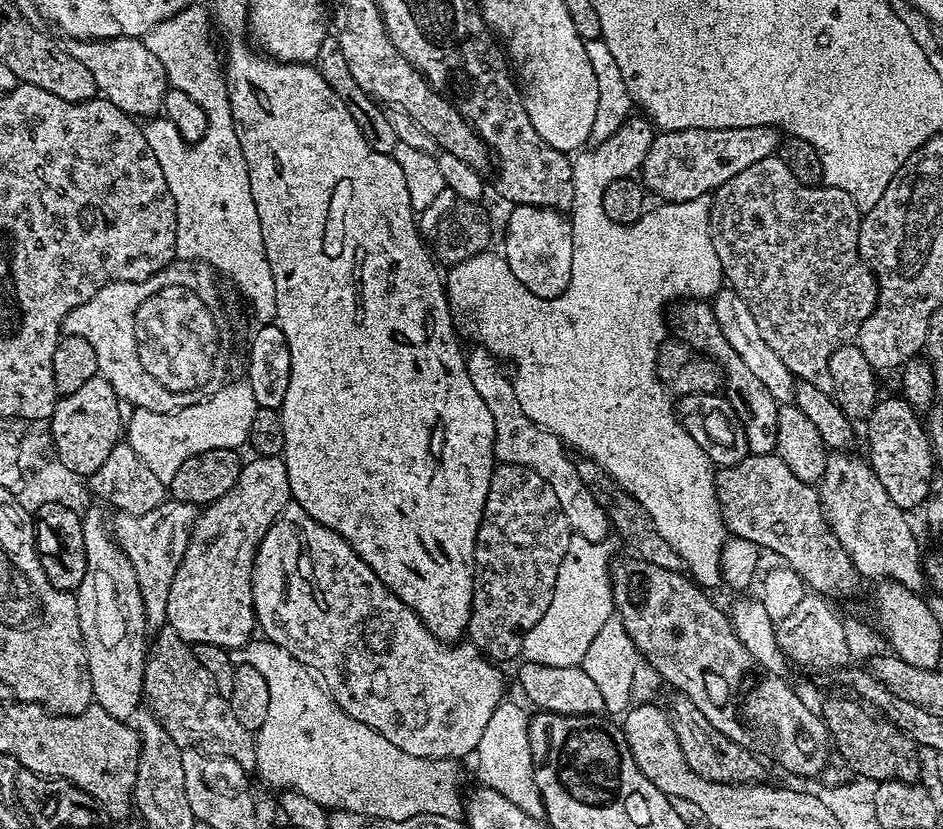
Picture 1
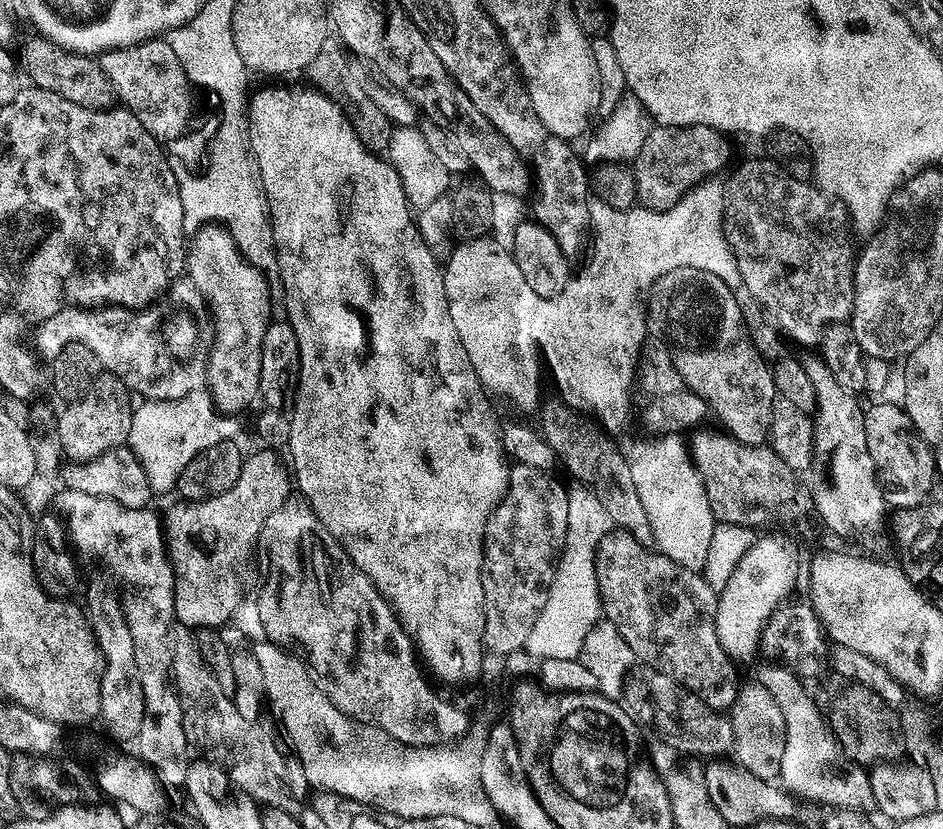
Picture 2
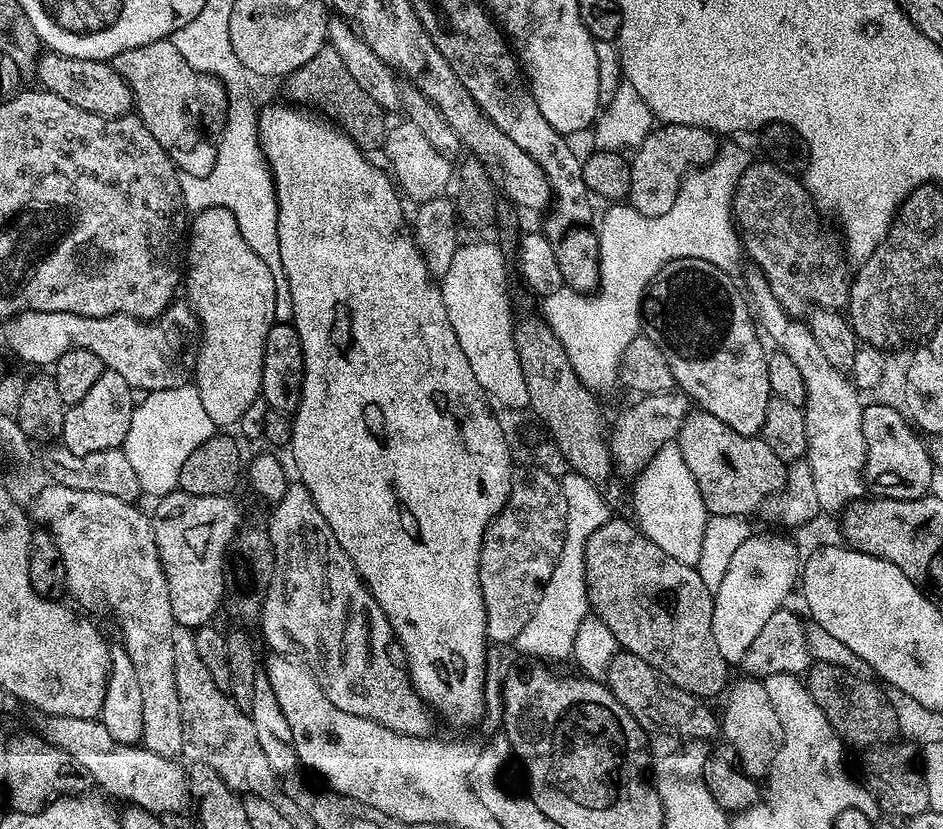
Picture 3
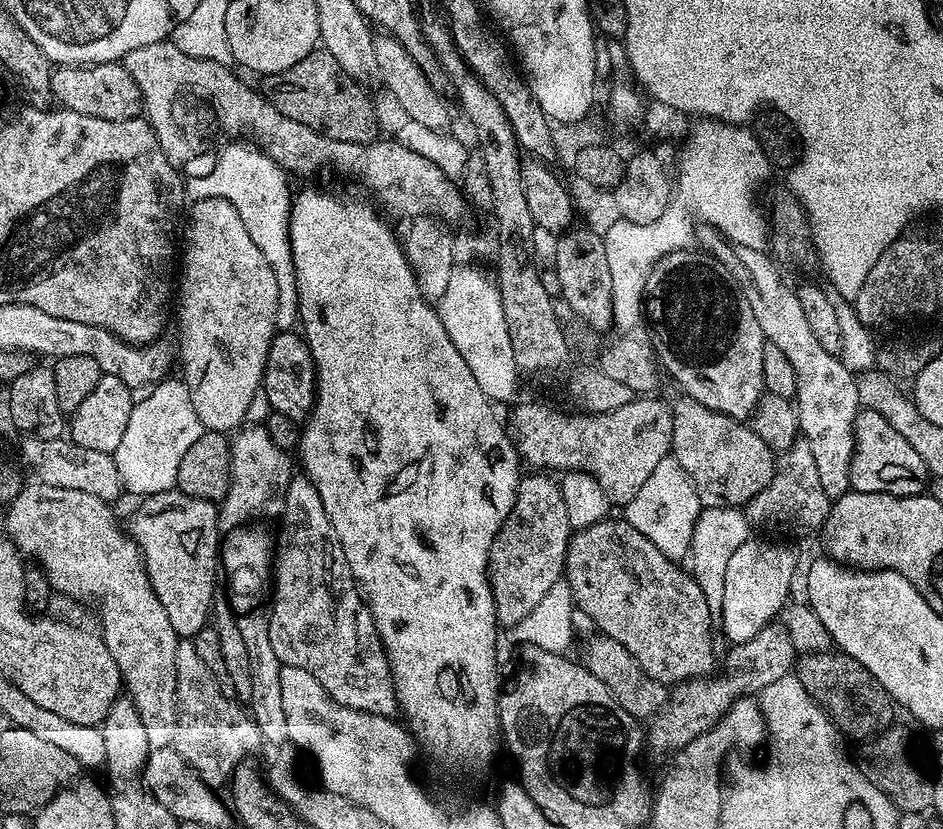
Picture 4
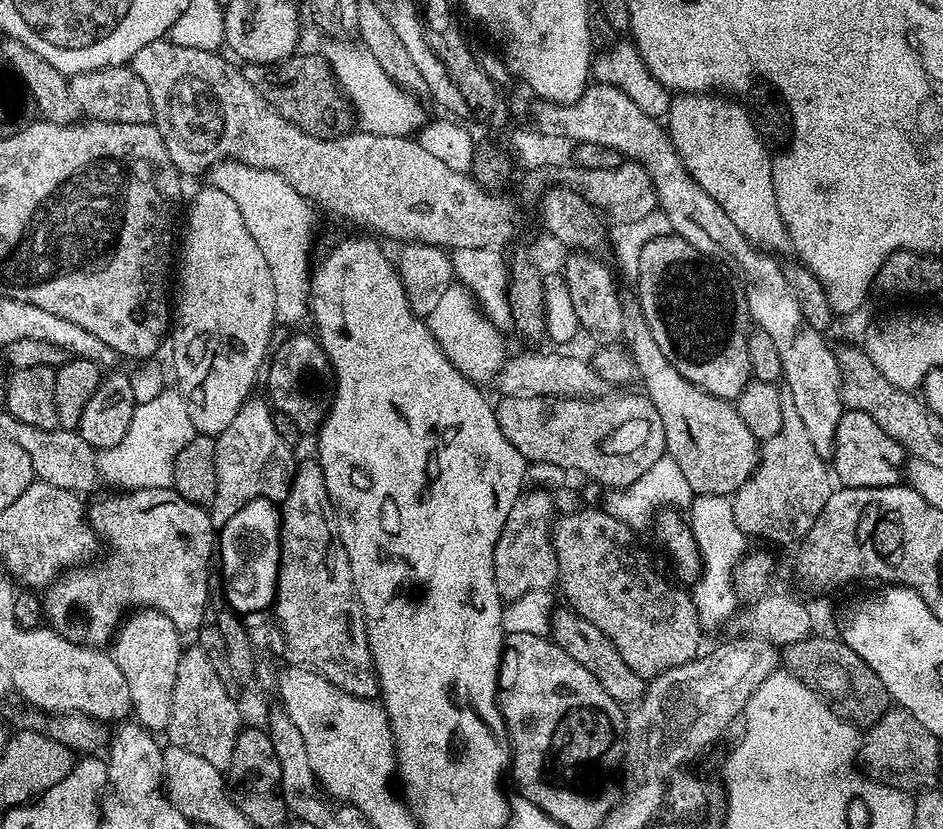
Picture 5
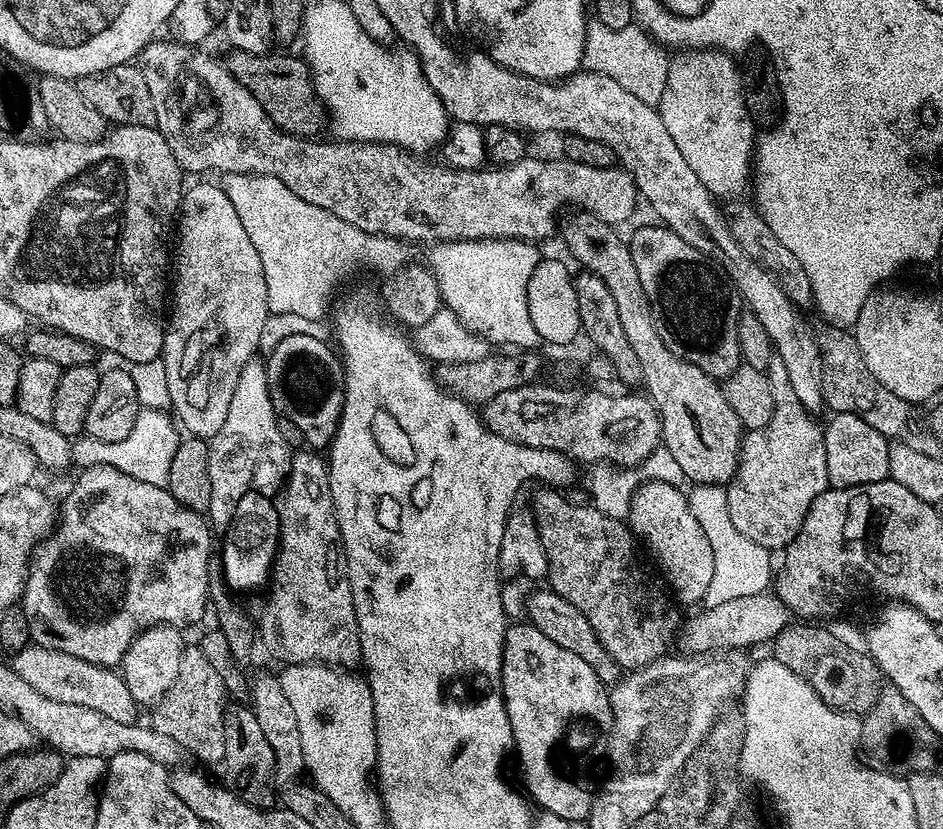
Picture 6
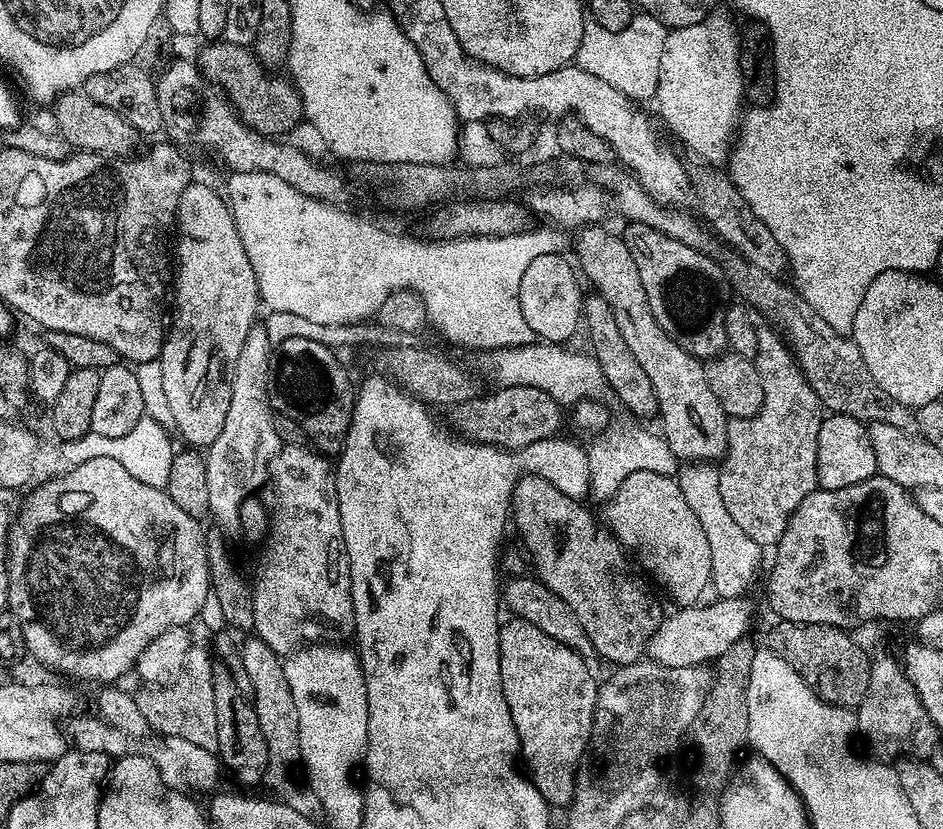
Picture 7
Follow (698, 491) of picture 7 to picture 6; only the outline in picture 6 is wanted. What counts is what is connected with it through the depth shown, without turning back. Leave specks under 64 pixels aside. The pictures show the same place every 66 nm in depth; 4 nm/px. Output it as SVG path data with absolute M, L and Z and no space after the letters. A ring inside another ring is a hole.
M697 484L687 493L691 513L695 515L707 541L714 552L714 578L702 601L703 607L715 610L726 602L734 602L734 598L746 598L759 592L767 593L774 580L773 553L769 549L758 546L758 542L750 542L746 534L740 533L730 519L727 487L718 484Z

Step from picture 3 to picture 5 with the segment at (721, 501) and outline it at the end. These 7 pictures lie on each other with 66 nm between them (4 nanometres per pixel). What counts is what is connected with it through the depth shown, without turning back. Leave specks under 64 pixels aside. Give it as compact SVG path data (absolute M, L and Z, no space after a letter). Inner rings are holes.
M640 326L633 334L630 353L636 363L639 383L644 383L643 391L648 400L654 402L654 410L658 410L662 418L662 430L666 430L667 455L672 456L674 462L678 462L686 482L690 482L690 490L696 496L714 494L731 497L750 478L750 474L756 469L757 460L760 459L760 444L756 436L750 434L746 422L742 422L742 414L738 414L735 403L718 398L687 380L680 373L679 367L670 358L666 358L666 354L662 354L661 347L647 326Z

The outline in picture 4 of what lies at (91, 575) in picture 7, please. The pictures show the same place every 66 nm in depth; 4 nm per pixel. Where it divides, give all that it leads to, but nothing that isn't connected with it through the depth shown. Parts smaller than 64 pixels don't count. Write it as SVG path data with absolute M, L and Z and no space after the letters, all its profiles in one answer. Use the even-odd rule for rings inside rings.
M177 490L143 497L137 504L140 505L132 516L130 535L144 555L144 565L152 588L158 594L158 602L166 606L166 614L170 614L170 622L177 637L192 638L209 623L212 598L218 592L216 576L218 580L218 553L221 551L222 533L217 505L188 497Z

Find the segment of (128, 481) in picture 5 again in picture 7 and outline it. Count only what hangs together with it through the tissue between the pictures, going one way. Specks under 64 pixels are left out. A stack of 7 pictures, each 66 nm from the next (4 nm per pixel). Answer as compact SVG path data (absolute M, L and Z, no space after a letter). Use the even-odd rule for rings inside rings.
M145 415L134 425L134 430L122 434L121 437L104 438L102 434L90 431L82 438L67 441L63 445L64 456L69 465L85 464L90 458L112 458L114 462L122 462L122 467L129 474L134 474L138 482L146 482L146 486L165 489L170 478L170 466L174 455L174 447L168 438L169 431L158 422Z

